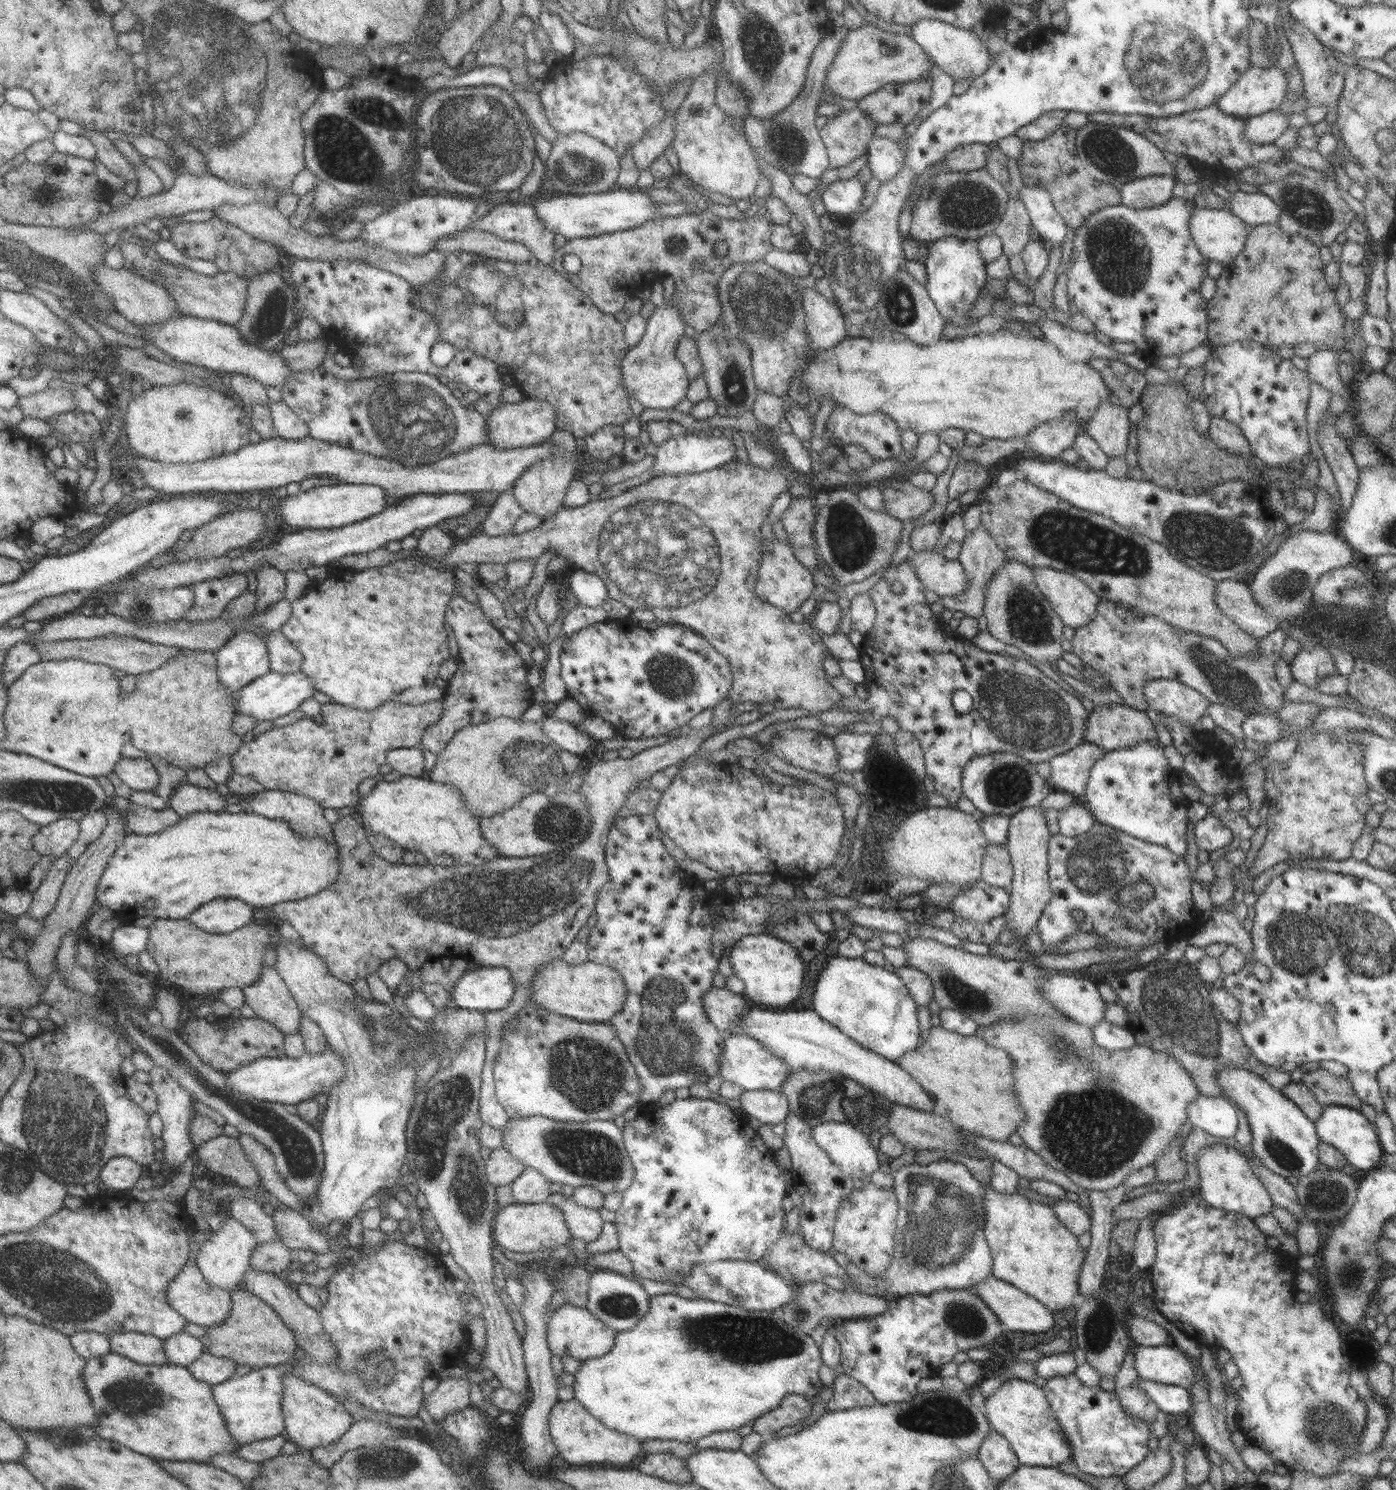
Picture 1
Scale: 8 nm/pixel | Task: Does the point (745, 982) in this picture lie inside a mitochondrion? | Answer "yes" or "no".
no

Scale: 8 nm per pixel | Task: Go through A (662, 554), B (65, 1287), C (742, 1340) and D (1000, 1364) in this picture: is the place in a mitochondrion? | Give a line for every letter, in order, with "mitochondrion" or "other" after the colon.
A: mitochondrion
B: mitochondrion
C: mitochondrion
D: other

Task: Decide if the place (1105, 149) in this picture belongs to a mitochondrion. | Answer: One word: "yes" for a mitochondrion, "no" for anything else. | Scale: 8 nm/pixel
yes

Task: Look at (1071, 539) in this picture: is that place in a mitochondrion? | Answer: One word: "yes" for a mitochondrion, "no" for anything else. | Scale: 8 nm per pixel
yes

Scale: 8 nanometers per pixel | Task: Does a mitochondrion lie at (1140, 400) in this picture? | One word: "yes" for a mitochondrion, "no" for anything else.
no

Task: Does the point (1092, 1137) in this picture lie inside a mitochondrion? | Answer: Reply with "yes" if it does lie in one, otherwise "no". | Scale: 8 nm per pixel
yes

